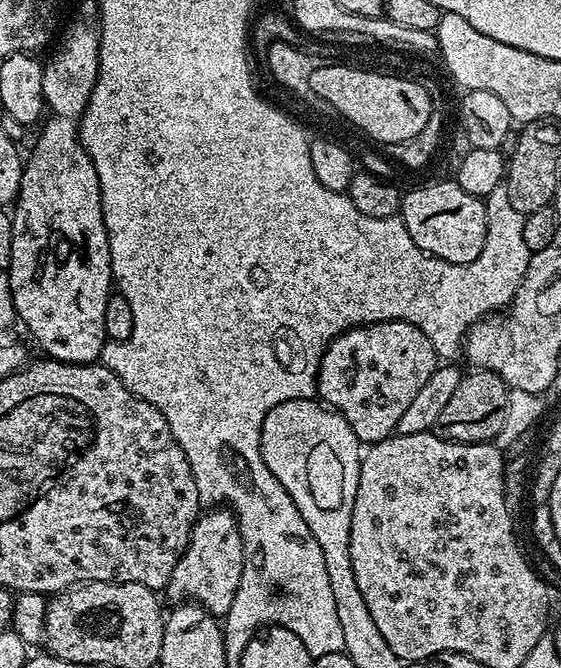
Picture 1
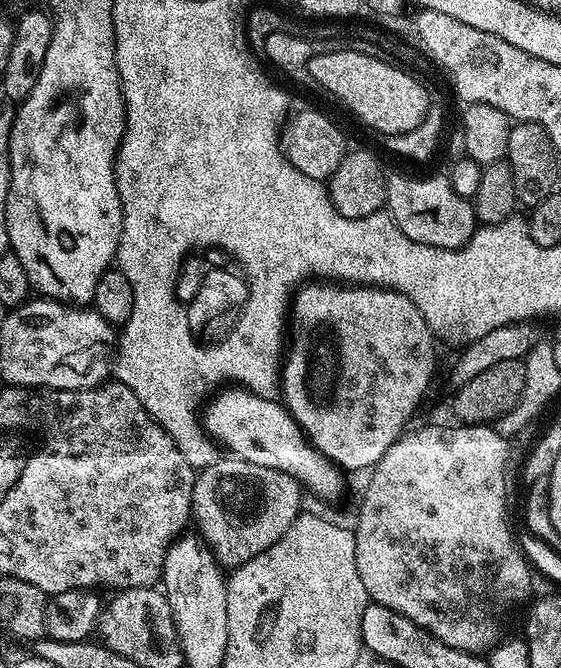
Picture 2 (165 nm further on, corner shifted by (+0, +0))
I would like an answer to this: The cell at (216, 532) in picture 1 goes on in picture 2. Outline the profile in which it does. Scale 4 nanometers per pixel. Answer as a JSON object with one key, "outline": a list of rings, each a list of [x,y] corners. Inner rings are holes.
{"outline":[[[217,458],[213,464],[196,472],[192,491],[192,514],[194,524],[200,527],[199,535],[212,549],[221,568],[231,570],[242,567],[250,562],[250,558],[258,558],[258,554],[270,550],[270,546],[274,546],[274,542],[278,542],[278,538],[282,538],[282,534],[290,530],[290,522],[294,522],[294,518],[302,511],[302,485],[282,470],[270,470],[270,466],[254,466],[254,462],[245,460],[227,459]]]}

